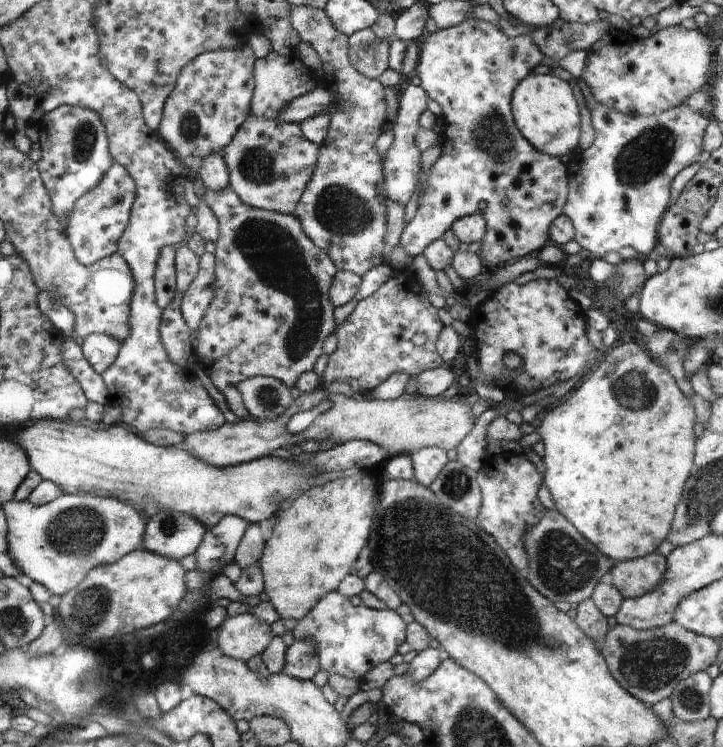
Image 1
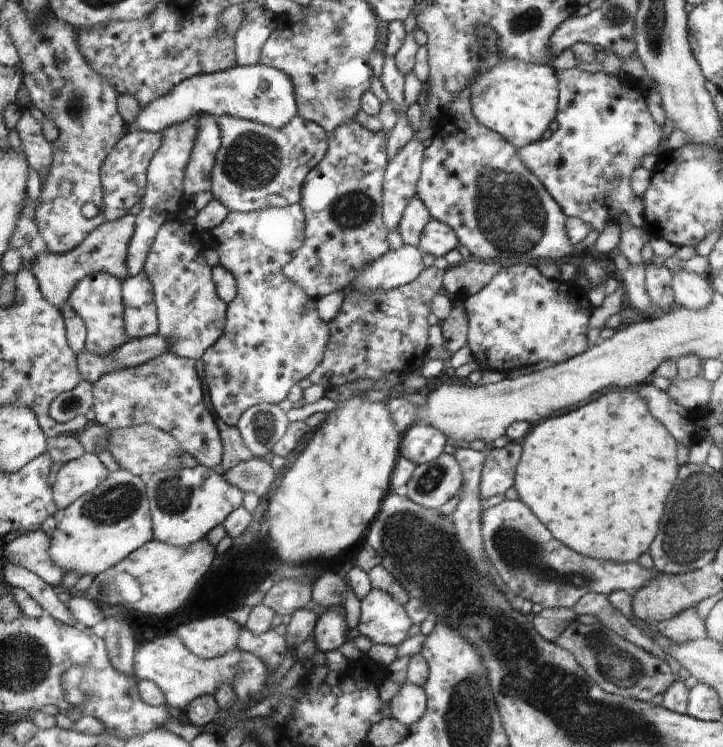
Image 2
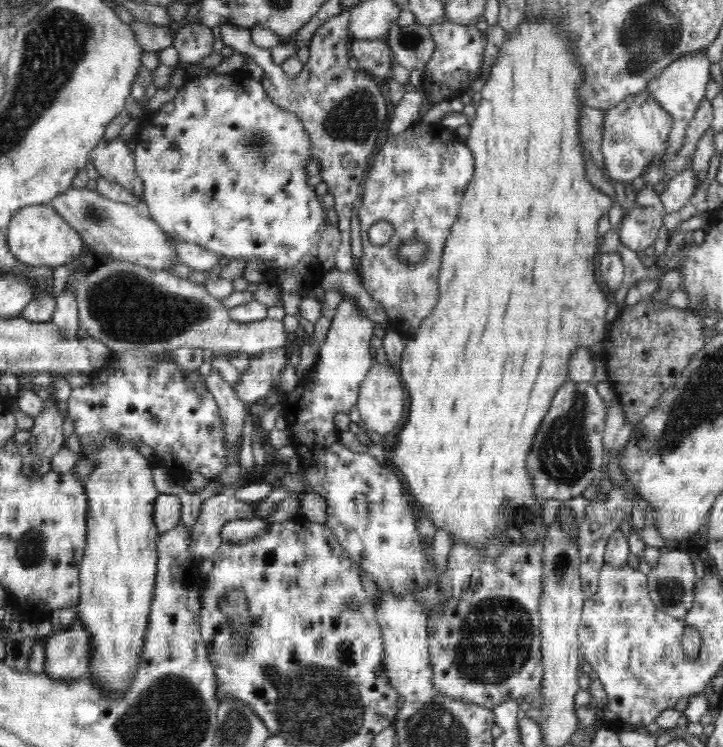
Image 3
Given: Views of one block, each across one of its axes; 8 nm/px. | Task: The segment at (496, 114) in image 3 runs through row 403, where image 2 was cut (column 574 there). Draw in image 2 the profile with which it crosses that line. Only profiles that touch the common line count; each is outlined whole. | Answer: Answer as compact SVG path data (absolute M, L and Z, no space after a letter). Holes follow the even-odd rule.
M635 388L608 392L608 394L602 394L600 398L592 400L592 402L572 410L572 412L552 416L552 418L548 417L544 422L539 422L534 428L531 428L520 444L522 448L521 458L516 468L513 486L518 491L519 500L530 508L534 517L542 522L542 525L551 533L551 537L556 538L577 554L598 560L613 561L614 563L637 562L642 554L647 553L655 540L668 494L674 488L680 467L677 464L677 441L660 422L652 417L646 402L637 396Z

